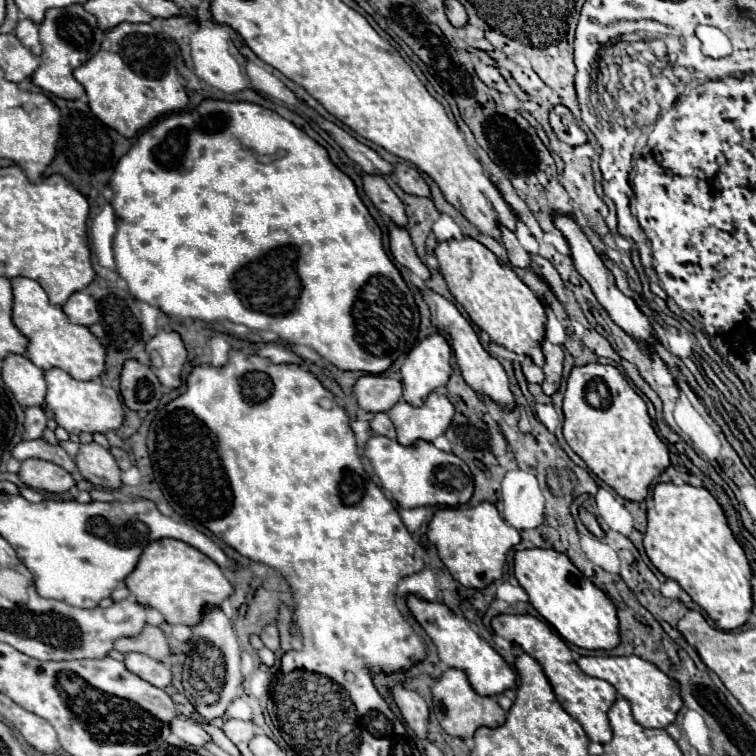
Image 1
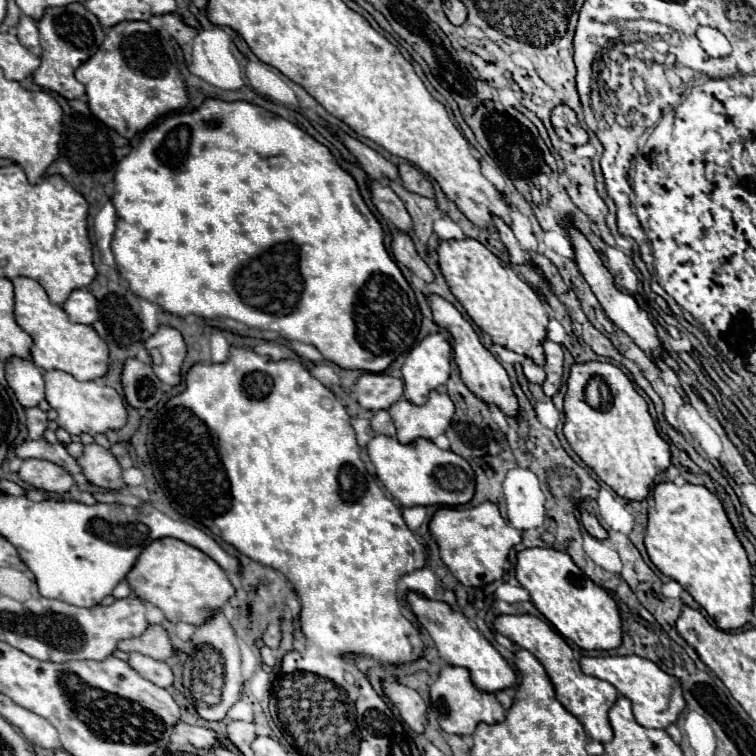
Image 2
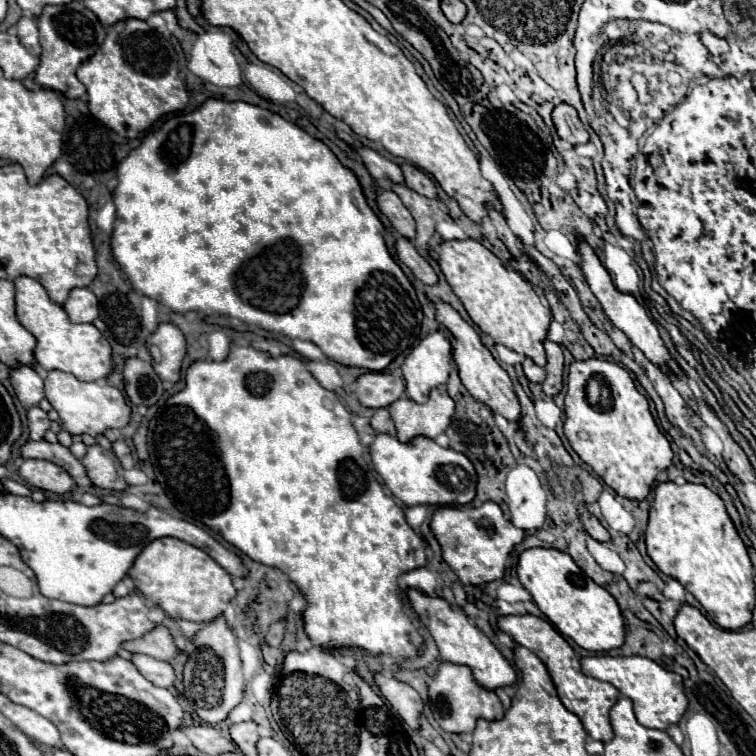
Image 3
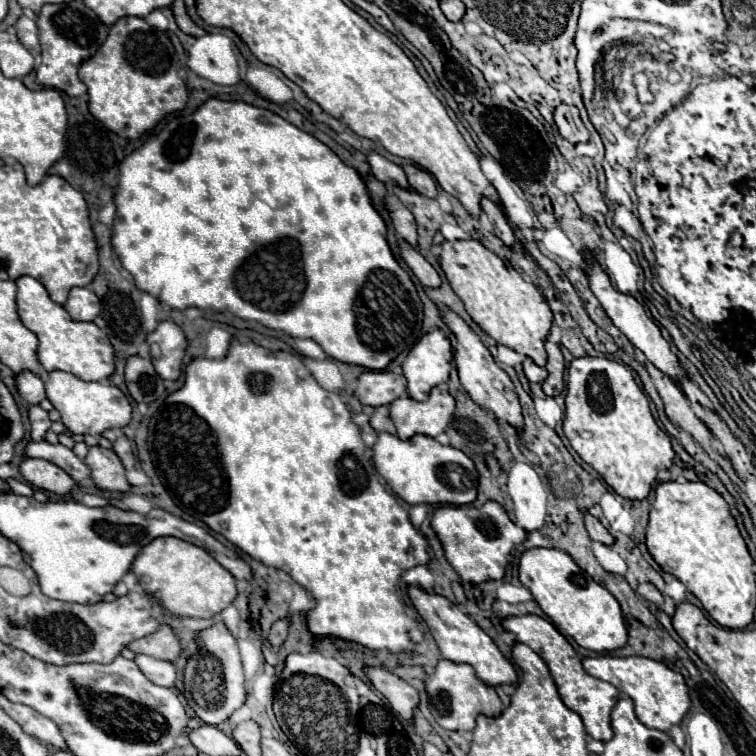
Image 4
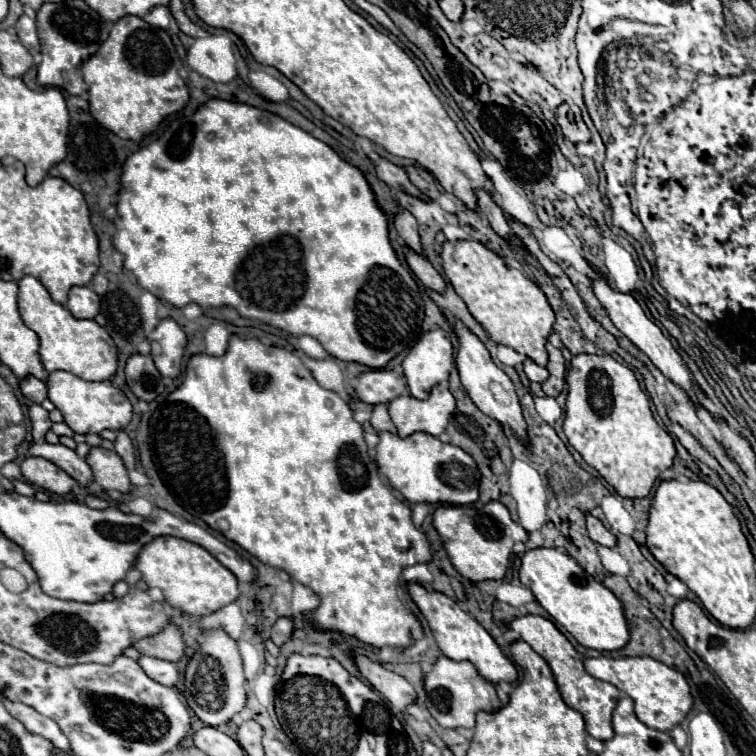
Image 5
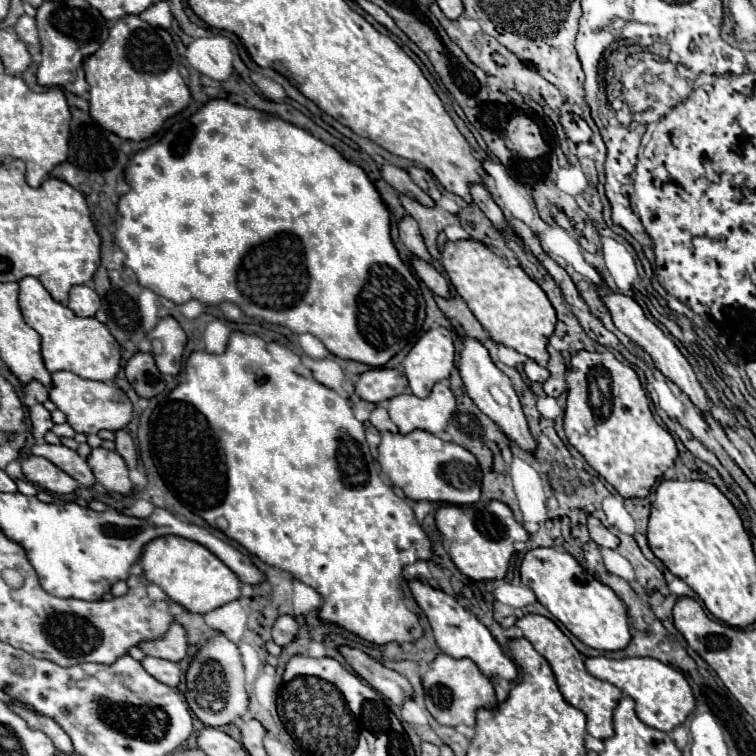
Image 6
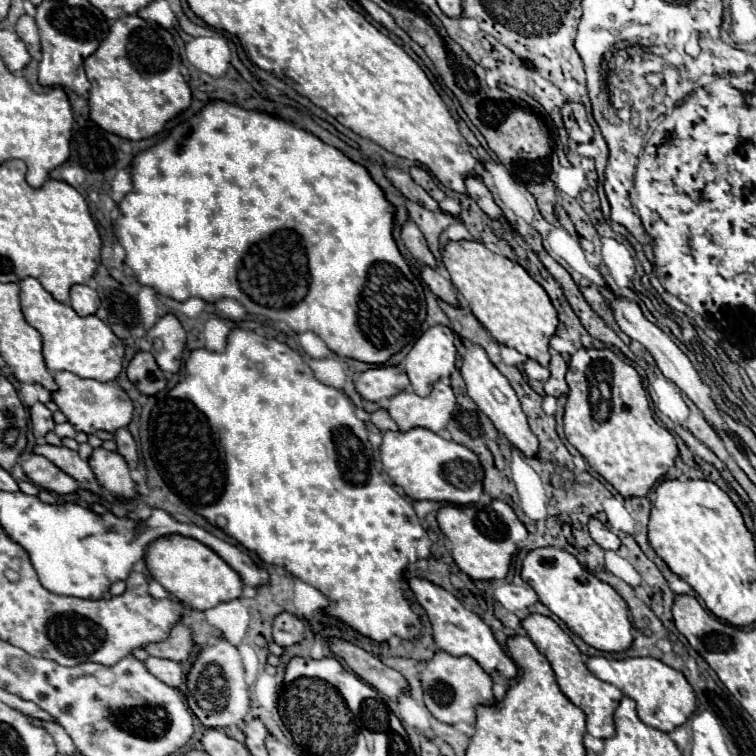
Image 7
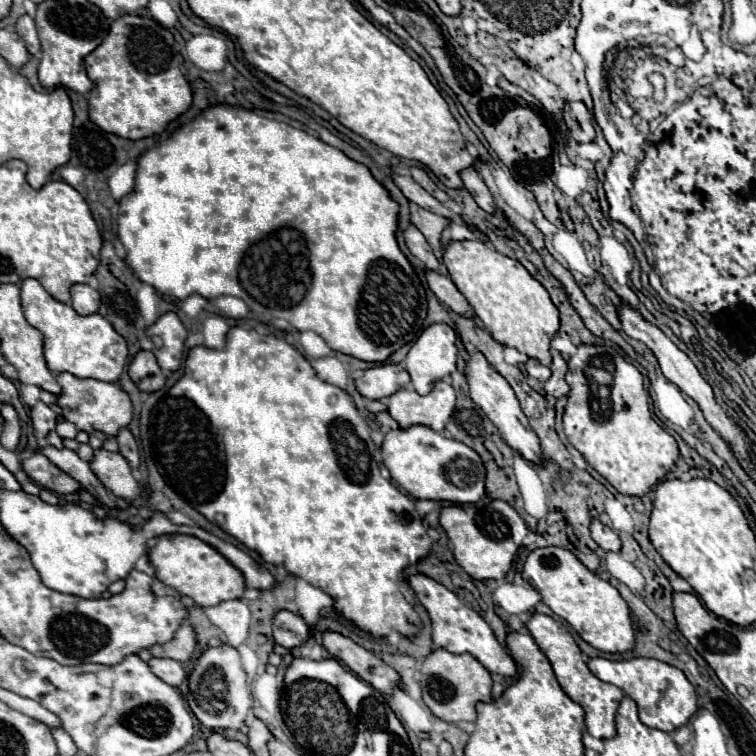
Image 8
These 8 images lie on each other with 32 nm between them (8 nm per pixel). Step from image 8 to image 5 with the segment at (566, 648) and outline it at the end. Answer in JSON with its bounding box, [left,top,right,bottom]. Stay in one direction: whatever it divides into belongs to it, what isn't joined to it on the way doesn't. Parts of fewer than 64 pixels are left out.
[506,616,620,740]

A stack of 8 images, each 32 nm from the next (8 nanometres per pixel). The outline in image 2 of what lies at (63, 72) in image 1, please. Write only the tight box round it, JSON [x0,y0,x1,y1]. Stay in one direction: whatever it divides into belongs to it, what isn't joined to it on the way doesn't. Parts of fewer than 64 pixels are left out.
[34,4,104,98]

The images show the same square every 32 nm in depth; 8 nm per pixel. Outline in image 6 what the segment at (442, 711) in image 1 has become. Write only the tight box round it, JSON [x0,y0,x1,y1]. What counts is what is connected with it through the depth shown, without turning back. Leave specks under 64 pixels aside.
[422,654,498,728]

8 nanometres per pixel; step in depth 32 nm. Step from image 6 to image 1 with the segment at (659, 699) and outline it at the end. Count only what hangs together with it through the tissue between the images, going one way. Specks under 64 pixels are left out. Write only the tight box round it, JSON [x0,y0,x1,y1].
[578,656,682,728]

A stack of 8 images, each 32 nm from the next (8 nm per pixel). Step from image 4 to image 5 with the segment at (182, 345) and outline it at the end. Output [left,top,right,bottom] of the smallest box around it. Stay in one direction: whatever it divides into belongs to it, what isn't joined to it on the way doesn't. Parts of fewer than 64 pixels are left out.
[148,318,186,378]

